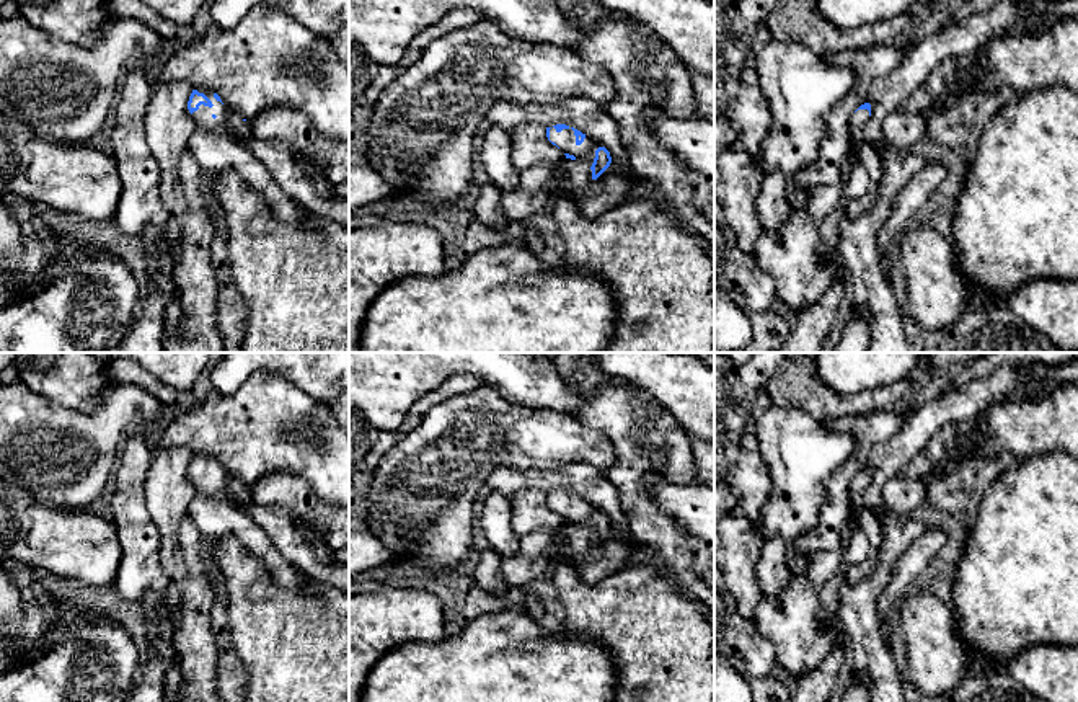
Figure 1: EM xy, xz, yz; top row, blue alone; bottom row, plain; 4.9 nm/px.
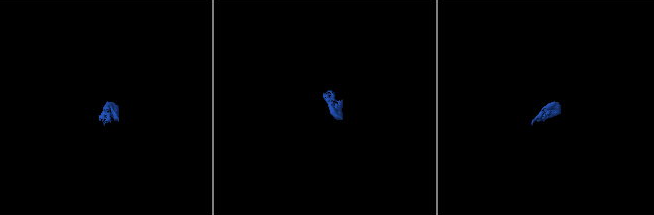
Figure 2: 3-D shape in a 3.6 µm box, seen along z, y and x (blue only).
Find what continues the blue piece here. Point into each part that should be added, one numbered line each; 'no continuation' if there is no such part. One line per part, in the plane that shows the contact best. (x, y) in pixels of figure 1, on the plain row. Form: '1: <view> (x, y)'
1: xz (584, 519)

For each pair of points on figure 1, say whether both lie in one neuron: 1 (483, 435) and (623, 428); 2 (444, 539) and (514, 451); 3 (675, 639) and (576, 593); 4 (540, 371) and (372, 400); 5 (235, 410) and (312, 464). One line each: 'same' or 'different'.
1: different
2: same
3: same
4: same
5: same

